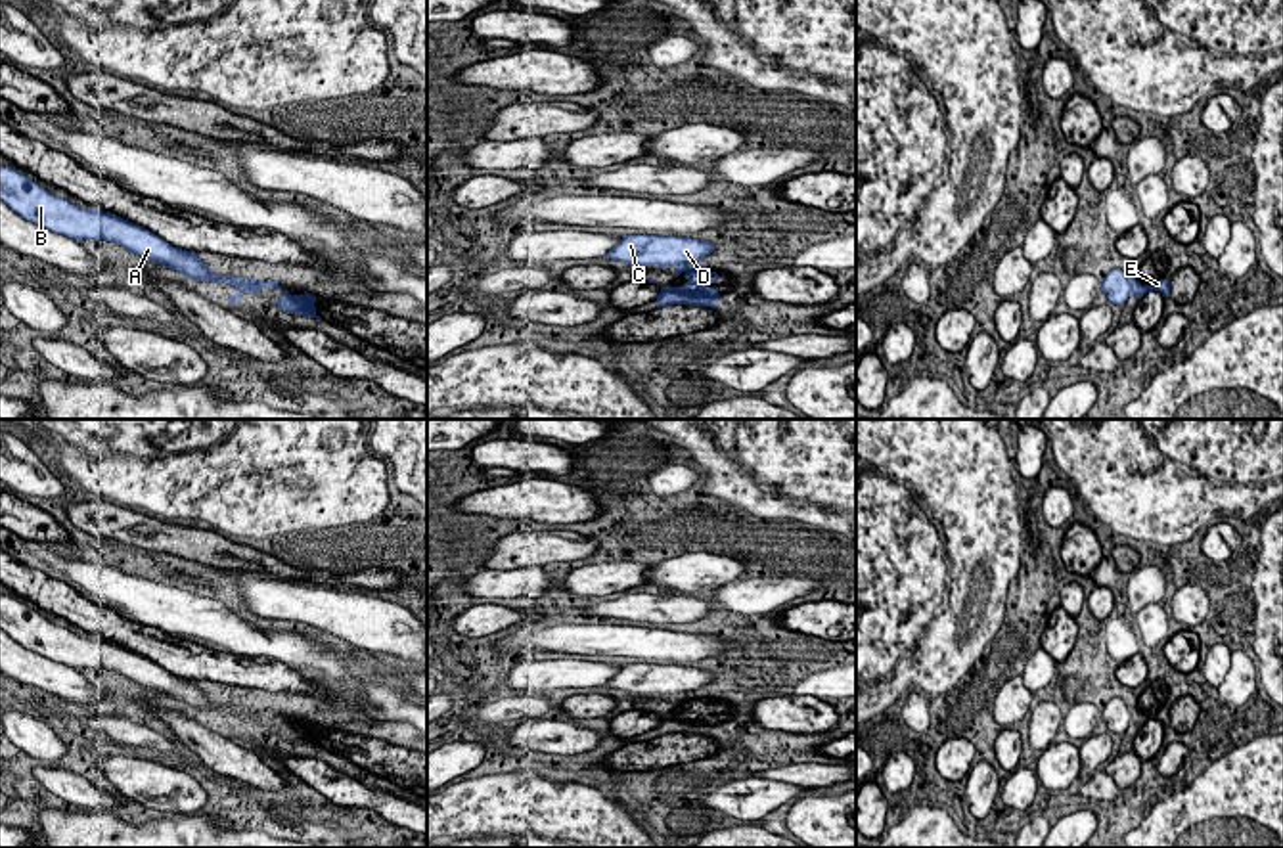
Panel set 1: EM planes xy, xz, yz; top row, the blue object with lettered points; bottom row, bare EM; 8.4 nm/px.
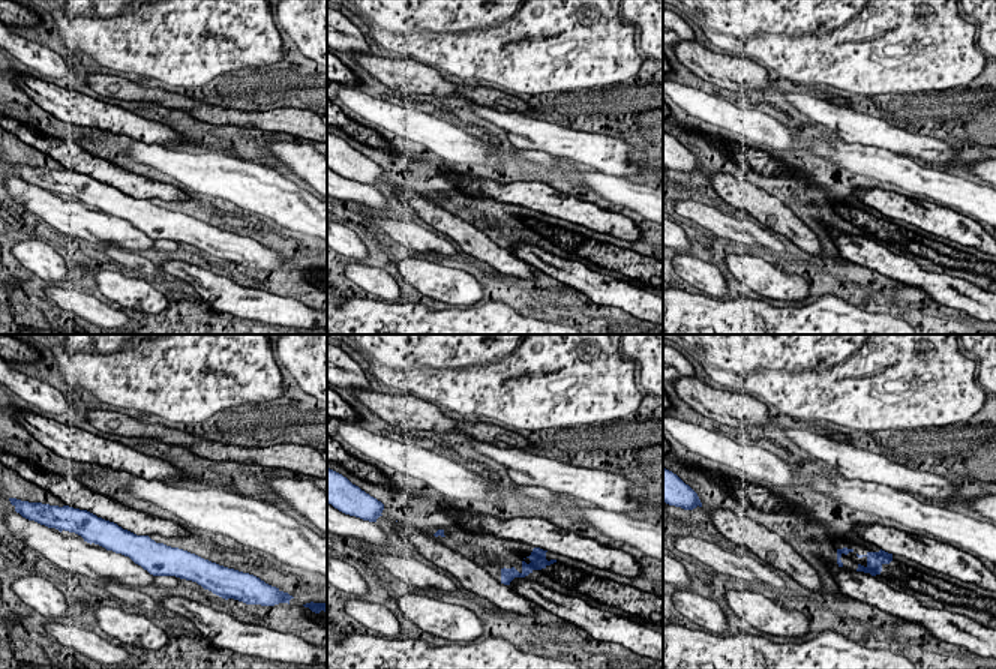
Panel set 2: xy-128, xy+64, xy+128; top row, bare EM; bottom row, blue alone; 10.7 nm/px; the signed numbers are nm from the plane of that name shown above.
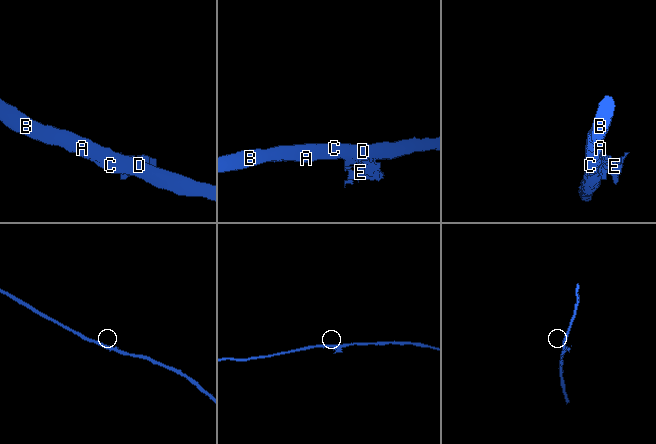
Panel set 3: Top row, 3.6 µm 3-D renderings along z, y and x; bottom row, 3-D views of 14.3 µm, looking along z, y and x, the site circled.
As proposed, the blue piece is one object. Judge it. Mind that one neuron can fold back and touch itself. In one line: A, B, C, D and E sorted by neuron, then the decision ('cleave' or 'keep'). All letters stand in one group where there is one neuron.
A B C D / E | cleave

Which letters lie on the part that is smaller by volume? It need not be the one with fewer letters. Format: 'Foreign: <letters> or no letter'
Foreign: E

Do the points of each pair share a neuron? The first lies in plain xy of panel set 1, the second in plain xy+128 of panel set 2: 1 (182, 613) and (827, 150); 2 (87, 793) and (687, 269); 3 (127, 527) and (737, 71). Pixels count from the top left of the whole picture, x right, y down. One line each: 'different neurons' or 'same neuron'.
1: different neurons
2: same neuron
3: same neuron

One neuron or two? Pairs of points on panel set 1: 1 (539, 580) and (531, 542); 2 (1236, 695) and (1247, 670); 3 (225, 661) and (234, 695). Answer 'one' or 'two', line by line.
1: two
2: one
3: two

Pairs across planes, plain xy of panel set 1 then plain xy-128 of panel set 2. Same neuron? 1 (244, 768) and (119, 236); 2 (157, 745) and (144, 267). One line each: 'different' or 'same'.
1: different
2: same

